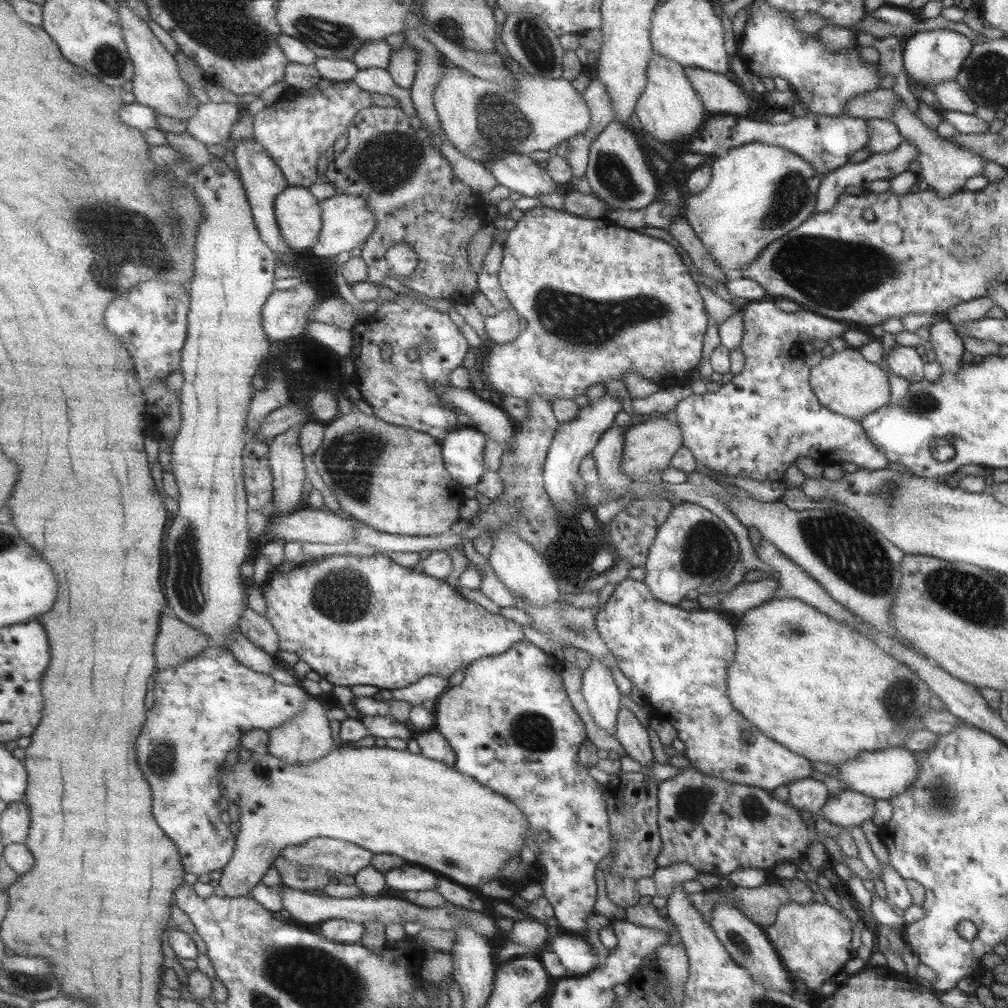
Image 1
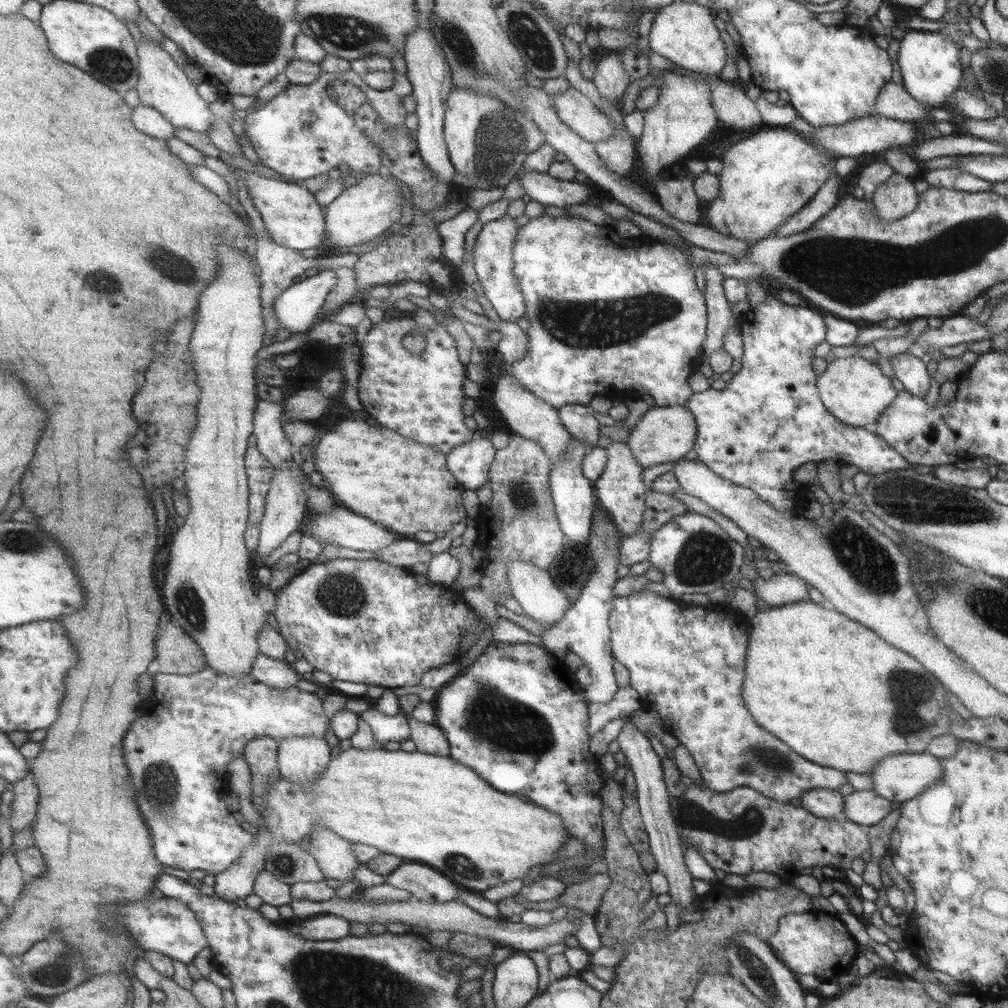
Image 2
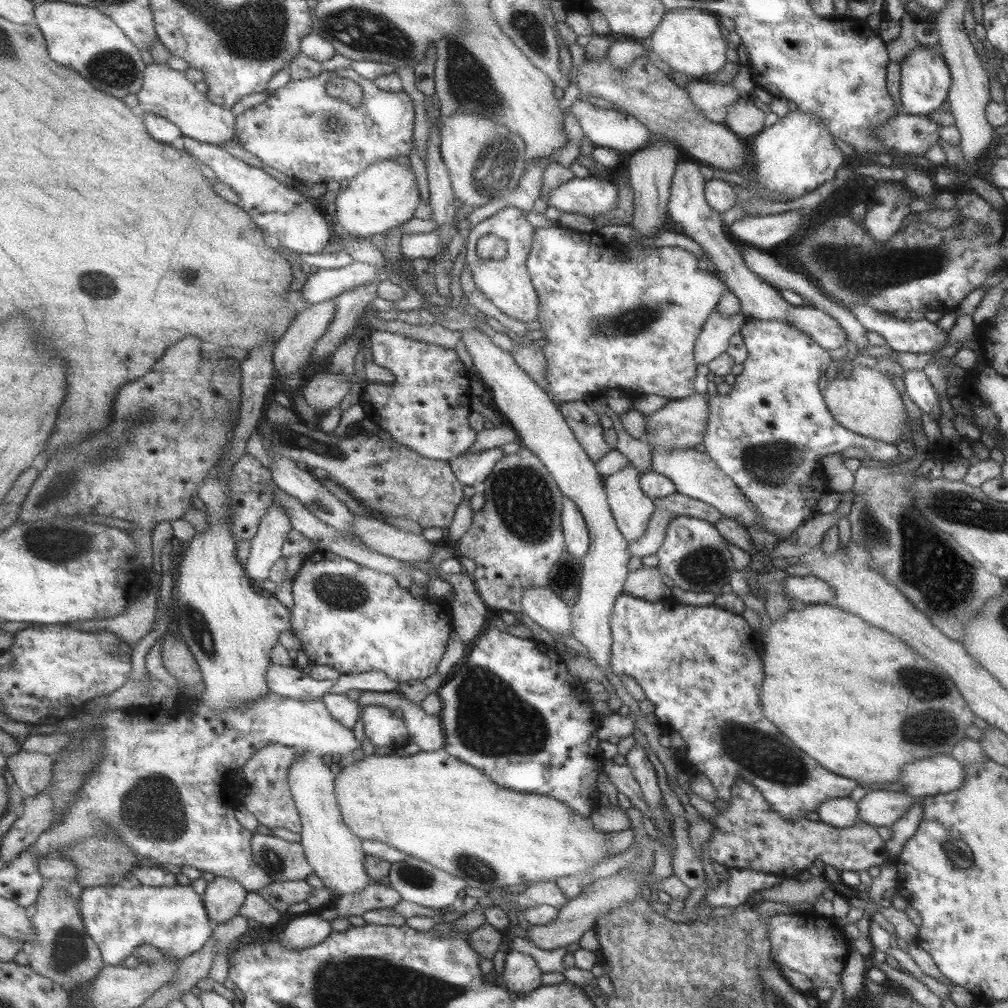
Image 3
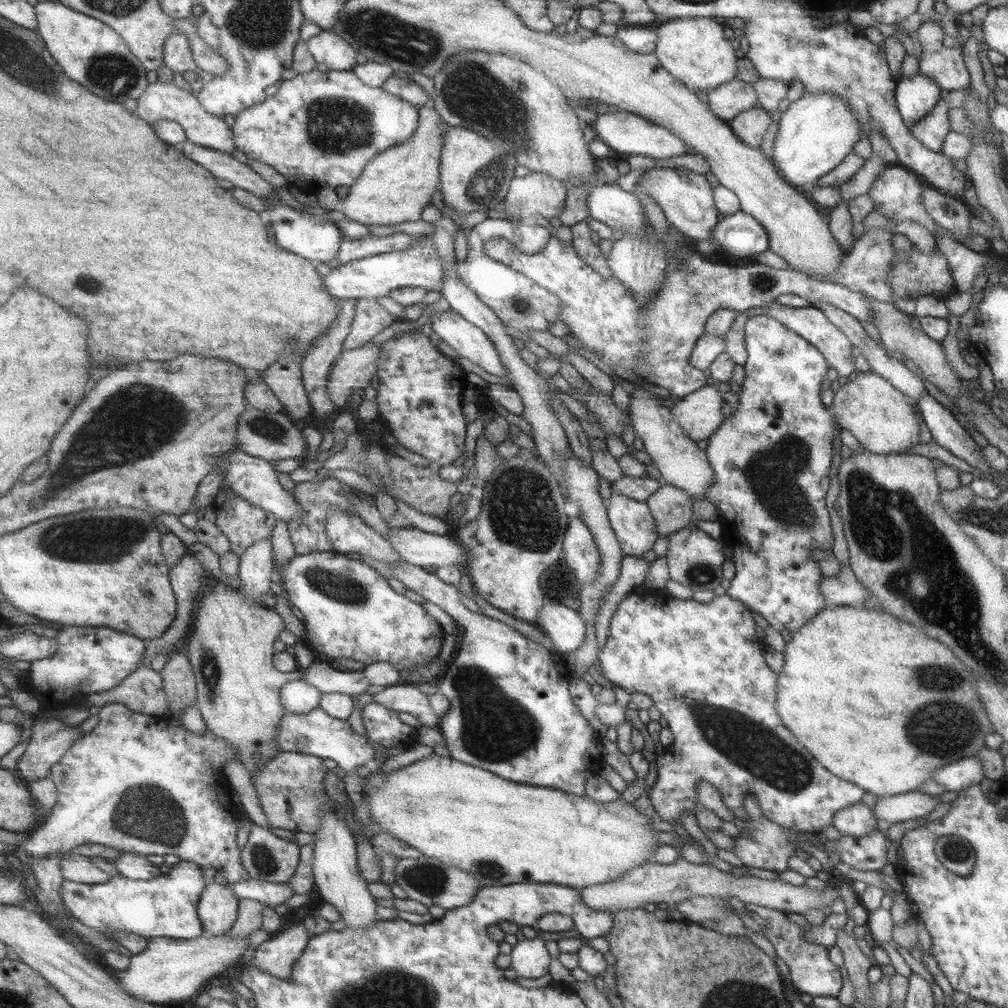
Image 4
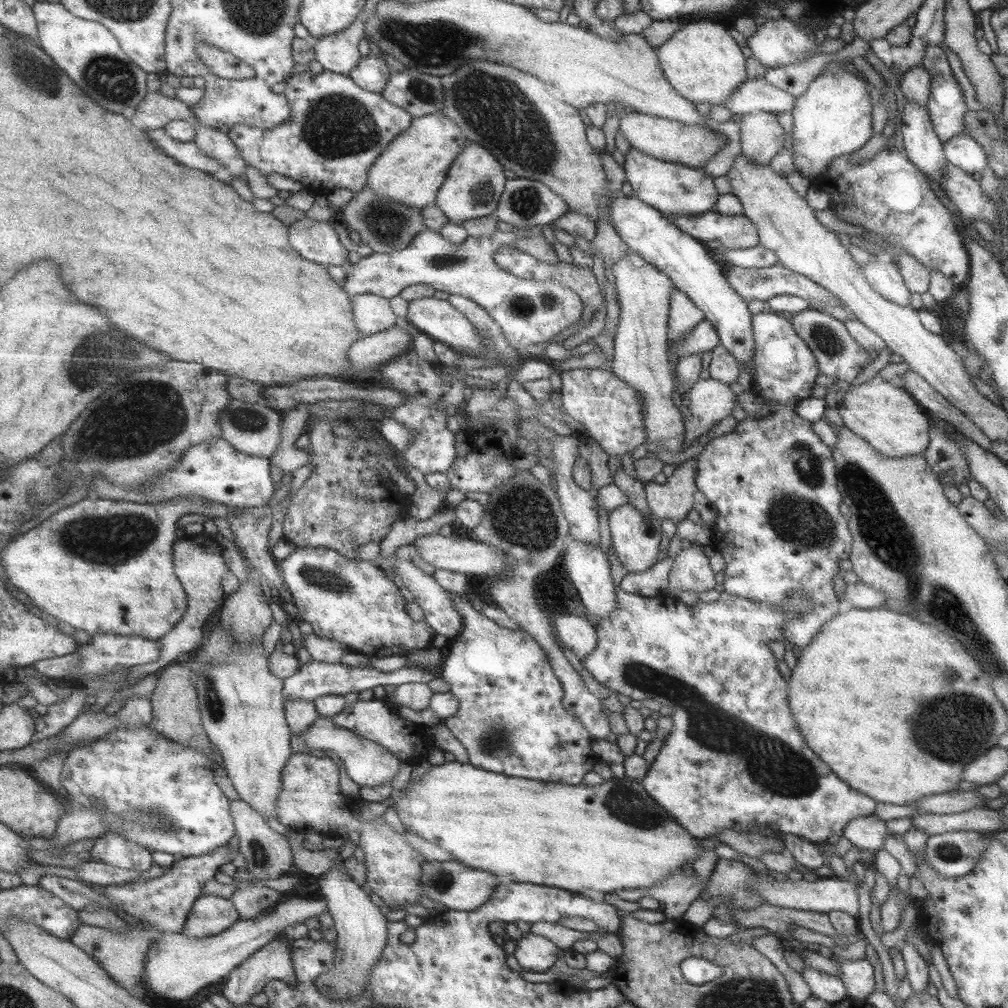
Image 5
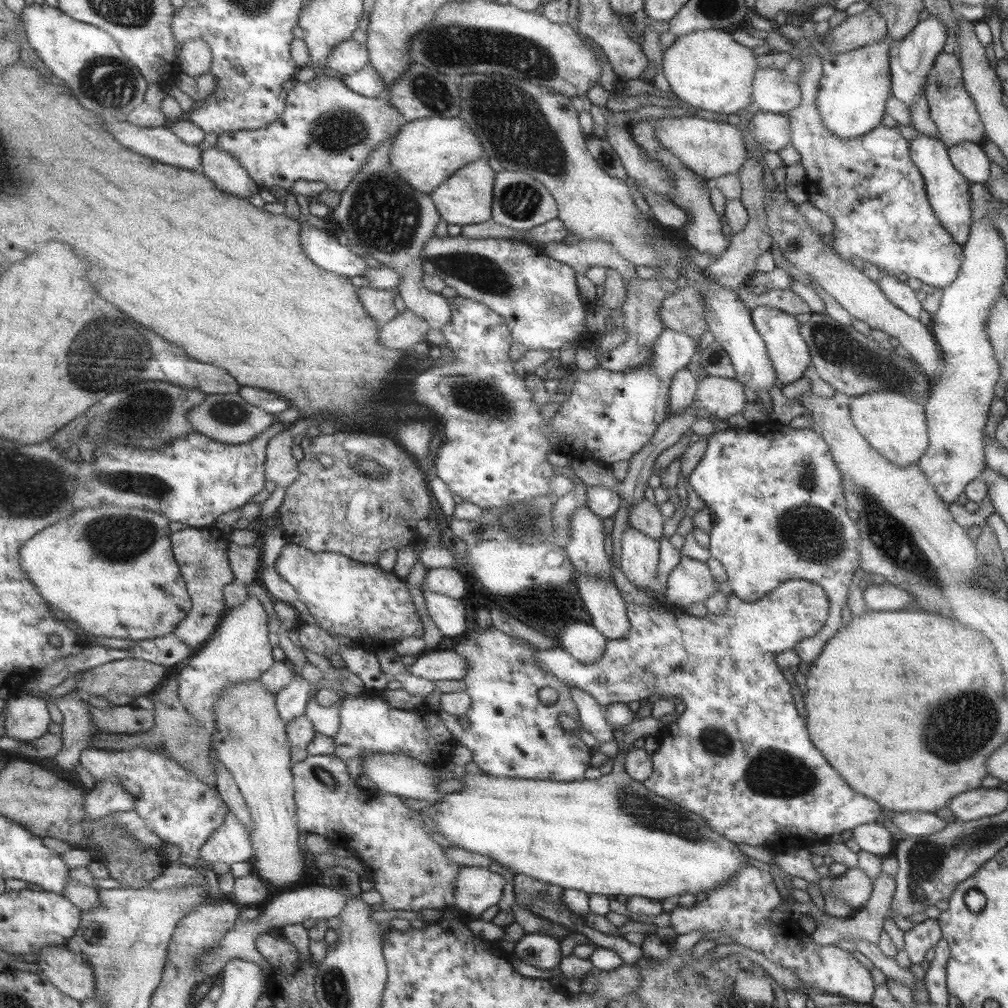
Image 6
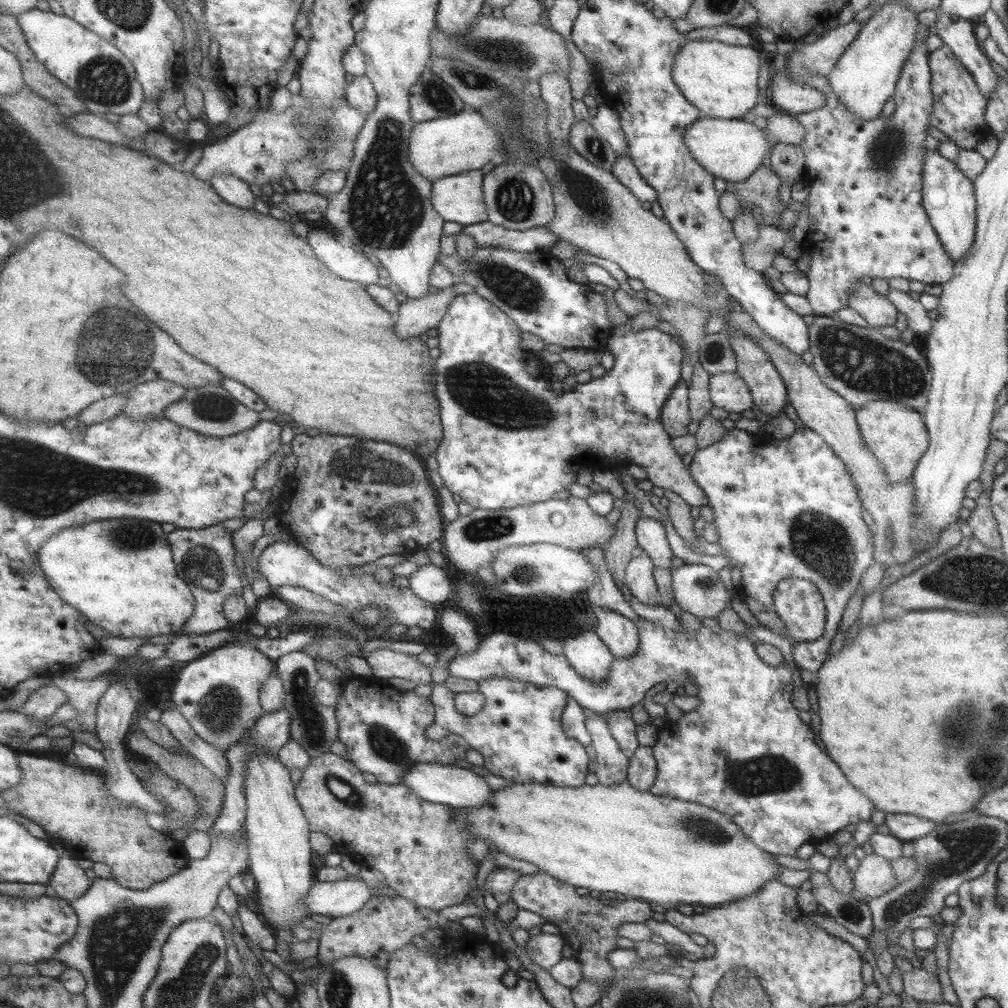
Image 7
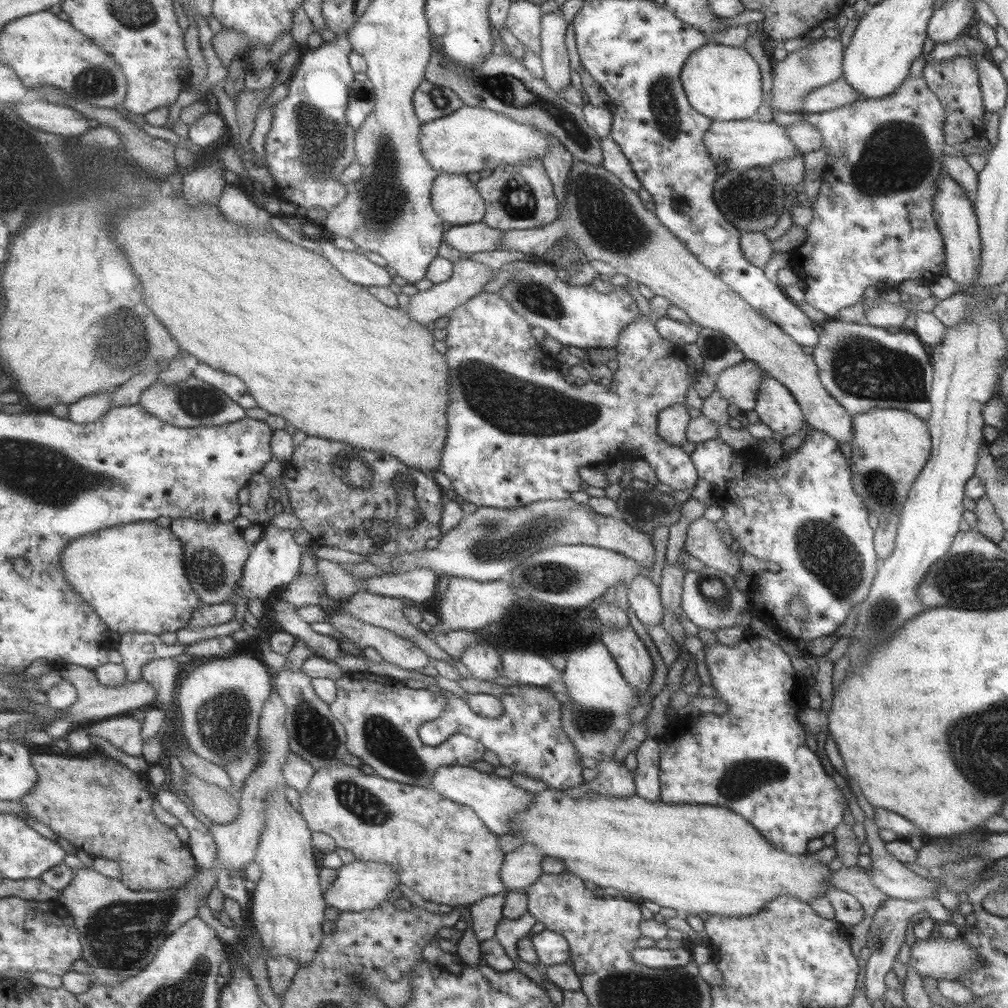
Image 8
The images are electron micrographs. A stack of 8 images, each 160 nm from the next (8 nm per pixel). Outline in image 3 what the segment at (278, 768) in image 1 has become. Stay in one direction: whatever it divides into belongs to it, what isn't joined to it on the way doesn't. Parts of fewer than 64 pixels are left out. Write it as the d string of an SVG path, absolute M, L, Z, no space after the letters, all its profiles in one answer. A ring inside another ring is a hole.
M444 748L438 751L419 751L418 753L406 756L396 754L388 755L369 755L362 760L353 763L348 761L348 765L340 771L336 777L337 798L339 806L342 808L346 823L363 840L380 840L386 842L408 855L418 856L427 862L438 866L441 870L458 876L465 881L466 886L490 891L495 887L504 888L515 886L515 884L532 883L535 881L553 881L556 882L562 876L571 876L572 874L585 874L590 868L599 864L607 855L608 832L597 831L589 817L582 817L575 811L572 811L567 805L561 804L555 798L543 796L543 794L515 792L493 782L489 776L483 774L482 770L461 762L454 755L450 755ZM216 877L208 883L203 897L213 924L225 924L241 914L249 893L245 886L232 878Z

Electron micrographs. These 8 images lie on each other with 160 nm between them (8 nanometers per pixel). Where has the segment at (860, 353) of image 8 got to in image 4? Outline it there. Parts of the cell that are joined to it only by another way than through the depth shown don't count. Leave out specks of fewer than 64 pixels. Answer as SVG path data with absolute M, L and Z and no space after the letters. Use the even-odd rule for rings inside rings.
M771 301L766 306L761 306L762 315L769 316L777 322L784 324L789 330L792 330L797 336L806 340L811 346L814 346L826 360L828 368L833 368L837 371L838 376L849 376L853 372L853 355L851 352L852 344L849 342L848 336L843 334L837 326L833 325L826 318L821 310L817 307L809 305L803 308L793 308L781 305L776 301Z

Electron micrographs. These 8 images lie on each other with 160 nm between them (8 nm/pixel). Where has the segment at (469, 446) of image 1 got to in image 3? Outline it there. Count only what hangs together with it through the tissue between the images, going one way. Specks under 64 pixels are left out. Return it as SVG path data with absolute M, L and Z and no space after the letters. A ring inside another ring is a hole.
M500 448L475 451L474 453L460 454L451 459L450 469L455 478L465 486L473 486L475 482L484 482L493 468L502 460L504 452Z

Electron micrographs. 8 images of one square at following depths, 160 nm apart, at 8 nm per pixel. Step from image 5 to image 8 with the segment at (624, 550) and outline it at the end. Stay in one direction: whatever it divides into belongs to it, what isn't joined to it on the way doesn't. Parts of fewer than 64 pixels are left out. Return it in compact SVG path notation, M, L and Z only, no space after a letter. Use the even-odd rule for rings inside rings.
M647 575L635 576L626 588L628 606L642 626L662 624L664 607L660 601L660 589L655 587Z

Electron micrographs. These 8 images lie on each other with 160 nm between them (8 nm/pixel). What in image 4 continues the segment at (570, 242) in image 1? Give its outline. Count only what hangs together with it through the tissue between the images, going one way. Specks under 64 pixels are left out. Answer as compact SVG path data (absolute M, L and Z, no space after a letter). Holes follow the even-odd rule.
M550 237L544 250L535 254L523 254L517 247L503 238L490 238L484 244L484 254L502 262L505 266L521 273L540 287L556 294L560 300L559 321L566 324L569 334L591 350L601 354L601 362L611 365L618 364L629 370L636 376L653 381L655 385L666 388L675 396L685 396L705 385L705 374L703 371L693 368L688 363L689 355L695 346L695 341L704 334L704 323L706 319L717 310L729 308L735 312L747 311L749 308L766 306L776 300L779 294L796 294L801 298L815 304L818 300L832 304L835 308L853 316L857 320L865 321L873 325L873 315L868 308L868 297L861 292L851 290L839 283L831 281L819 281L793 269L776 269L764 264L751 263L747 266L730 266L725 263L707 262L692 250L686 249L680 252L684 258L684 266L674 266L671 262L666 263L665 278L656 296L644 304L638 306L630 292L612 276L608 281L600 274L587 266L574 251L571 243L564 245L556 237Z

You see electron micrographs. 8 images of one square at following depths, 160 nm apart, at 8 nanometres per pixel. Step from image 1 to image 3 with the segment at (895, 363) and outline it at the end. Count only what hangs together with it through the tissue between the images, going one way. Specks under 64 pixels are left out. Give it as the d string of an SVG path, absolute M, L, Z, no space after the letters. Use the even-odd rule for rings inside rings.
M904 370L901 376L906 394L925 414L938 424L939 408L938 395L935 393L929 379L922 370Z

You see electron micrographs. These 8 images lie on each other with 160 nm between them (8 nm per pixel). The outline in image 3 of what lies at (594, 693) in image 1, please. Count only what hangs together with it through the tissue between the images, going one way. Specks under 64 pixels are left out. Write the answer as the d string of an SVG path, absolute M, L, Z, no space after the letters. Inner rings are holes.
M476 327L455 331L459 333L459 340L463 342L471 357L479 381L486 384L485 387L492 394L491 400L497 406L499 414L505 416L505 423L518 434L521 440L519 443L541 461L562 496L568 498L579 511L579 515L583 516L589 545L587 553L581 558L579 596L570 608L572 629L569 635L583 644L589 660L605 676L606 670L611 669L609 656L612 638L609 617L617 596L623 593L623 584L629 572L627 562L631 556L628 543L616 528L608 507L603 476L598 473L596 464L589 460L583 447L577 442L553 400L517 366L510 352L497 346Z

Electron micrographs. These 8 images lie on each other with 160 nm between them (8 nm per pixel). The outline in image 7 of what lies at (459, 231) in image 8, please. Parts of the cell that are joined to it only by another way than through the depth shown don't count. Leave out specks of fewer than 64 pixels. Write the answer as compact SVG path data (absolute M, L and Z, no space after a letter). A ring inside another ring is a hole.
M483 221L474 225L462 225L459 233L468 234L476 248L489 246L521 253L544 251L558 240L552 232L546 229L545 225L520 231L509 230Z

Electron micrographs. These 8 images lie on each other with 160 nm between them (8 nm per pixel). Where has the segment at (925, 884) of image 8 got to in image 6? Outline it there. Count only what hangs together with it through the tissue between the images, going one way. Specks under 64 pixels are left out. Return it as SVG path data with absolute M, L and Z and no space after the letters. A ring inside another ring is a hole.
M855 867L837 875L832 891L836 897L843 899L857 911L869 898L872 886L872 880L859 867Z

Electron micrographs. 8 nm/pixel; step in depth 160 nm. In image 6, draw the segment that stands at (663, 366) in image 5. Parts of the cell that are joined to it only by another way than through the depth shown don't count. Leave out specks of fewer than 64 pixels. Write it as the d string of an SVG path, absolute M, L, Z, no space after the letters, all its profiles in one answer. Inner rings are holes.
M636 277L633 282L625 282L627 293L623 303L619 306L623 313L622 327L628 334L625 342L617 348L611 348L604 356L603 360L598 363L598 368L607 369L613 372L628 371L635 367L641 366L643 363L648 366L648 358L650 357L651 345L653 339L665 328L661 324L661 319L657 315L657 307L661 301L667 296L667 292L661 290L656 279L640 279Z

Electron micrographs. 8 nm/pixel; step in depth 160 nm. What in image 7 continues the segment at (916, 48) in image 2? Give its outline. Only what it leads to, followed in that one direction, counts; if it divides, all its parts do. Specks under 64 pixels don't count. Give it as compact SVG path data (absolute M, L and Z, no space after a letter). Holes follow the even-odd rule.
M937 151L926 152L922 173L922 205L943 250L953 263L965 256L974 239L976 200L972 181Z

